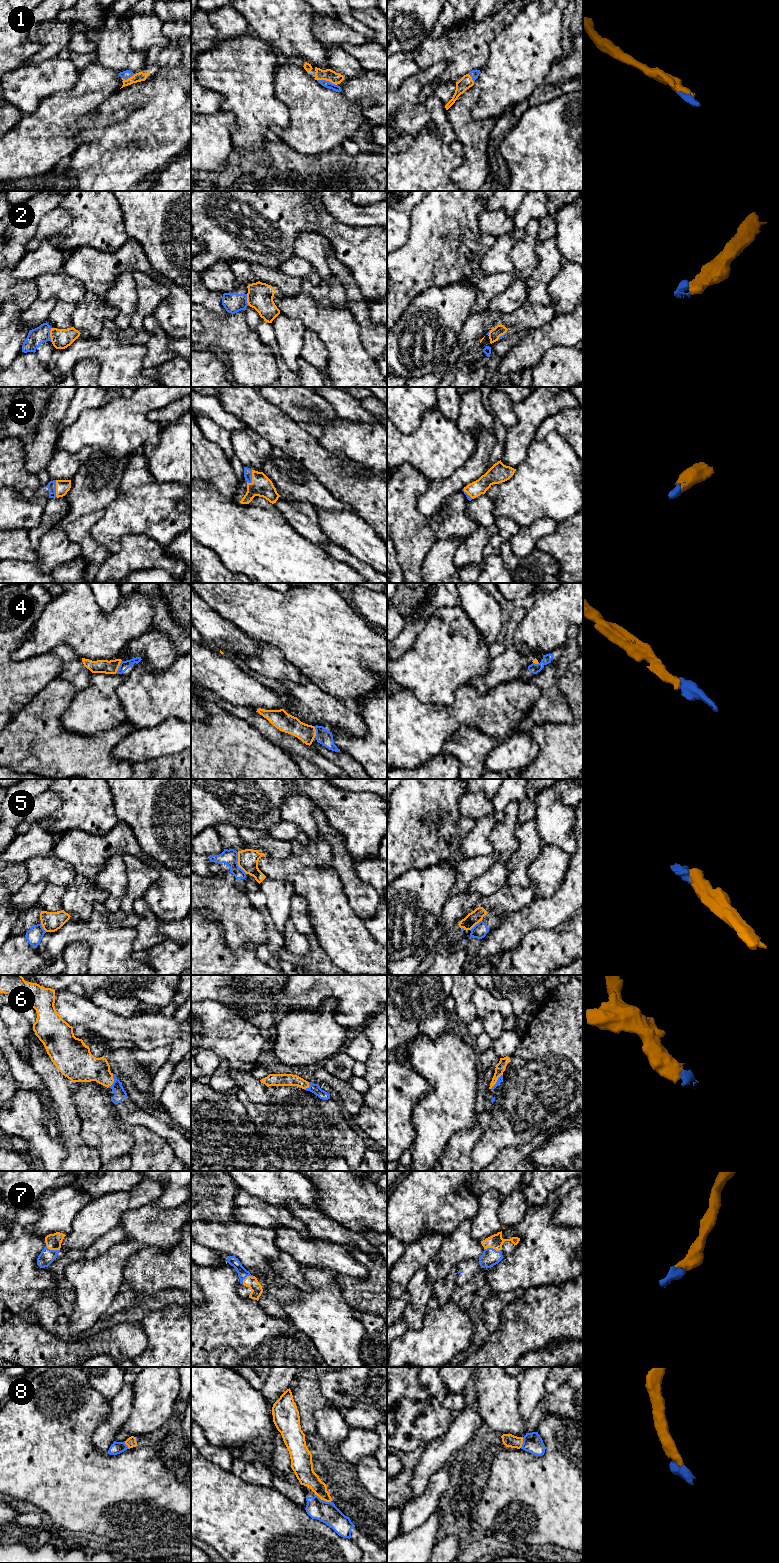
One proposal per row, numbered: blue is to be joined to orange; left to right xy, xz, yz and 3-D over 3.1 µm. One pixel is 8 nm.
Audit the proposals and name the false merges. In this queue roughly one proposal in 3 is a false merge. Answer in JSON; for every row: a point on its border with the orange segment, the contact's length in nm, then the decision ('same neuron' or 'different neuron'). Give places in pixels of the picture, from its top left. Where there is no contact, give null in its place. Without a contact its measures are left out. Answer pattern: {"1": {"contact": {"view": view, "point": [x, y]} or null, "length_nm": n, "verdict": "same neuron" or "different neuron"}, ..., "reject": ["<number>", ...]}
{"1": {"contact": {"view": "xz", "point": [327, 80]}, "length_nm": 170, "verdict": "same neuron"}, "2": {"contact": {"view": "xy", "point": [50, 334]}, "length_nm": 100, "verdict": "different neuron"}, "3": {"contact": {"view": "xz", "point": [252, 477]}, "length_nm": 120, "verdict": "same neuron"}, "4": {"contact": {"view": "xy", "point": [118, 666]}, "length_nm": 110, "verdict": "same neuron"}, "5": {"contact": {"view": "xz", "point": [237, 862]}, "length_nm": 190, "verdict": "different neuron"}, "6": {"contact": {"view": "xy", "point": [113, 1081]}, "length_nm": 120, "verdict": "same neuron"}, "7": {"contact": {"view": "yz", "point": [492, 1247]}, "length_nm": 140, "verdict": "same neuron"}, "8": {"contact": {"view": "xz", "point": [323, 1499]}, "length_nm": 140, "verdict": "same neuron"}, "reject": ["2", "5"]}

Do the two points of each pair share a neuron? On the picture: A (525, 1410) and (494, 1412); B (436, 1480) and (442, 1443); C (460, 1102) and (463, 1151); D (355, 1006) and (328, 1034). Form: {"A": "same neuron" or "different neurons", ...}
{"A": "different neurons", "B": "different neurons", "C": "different neurons", "D": "different neurons"}

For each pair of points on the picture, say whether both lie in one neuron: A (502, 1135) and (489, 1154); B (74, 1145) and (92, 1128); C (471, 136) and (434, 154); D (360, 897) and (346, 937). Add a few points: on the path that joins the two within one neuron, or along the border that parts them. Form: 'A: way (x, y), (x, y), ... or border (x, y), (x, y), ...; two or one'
A: way (497, 1140), (489, 1149); one
B: border (79, 1115), (81, 1137), (97, 1151), (98, 1155); two
C: border (455, 139), (465, 155), (459, 166); two
D: border (344, 891), (350, 907), (364, 921); two

